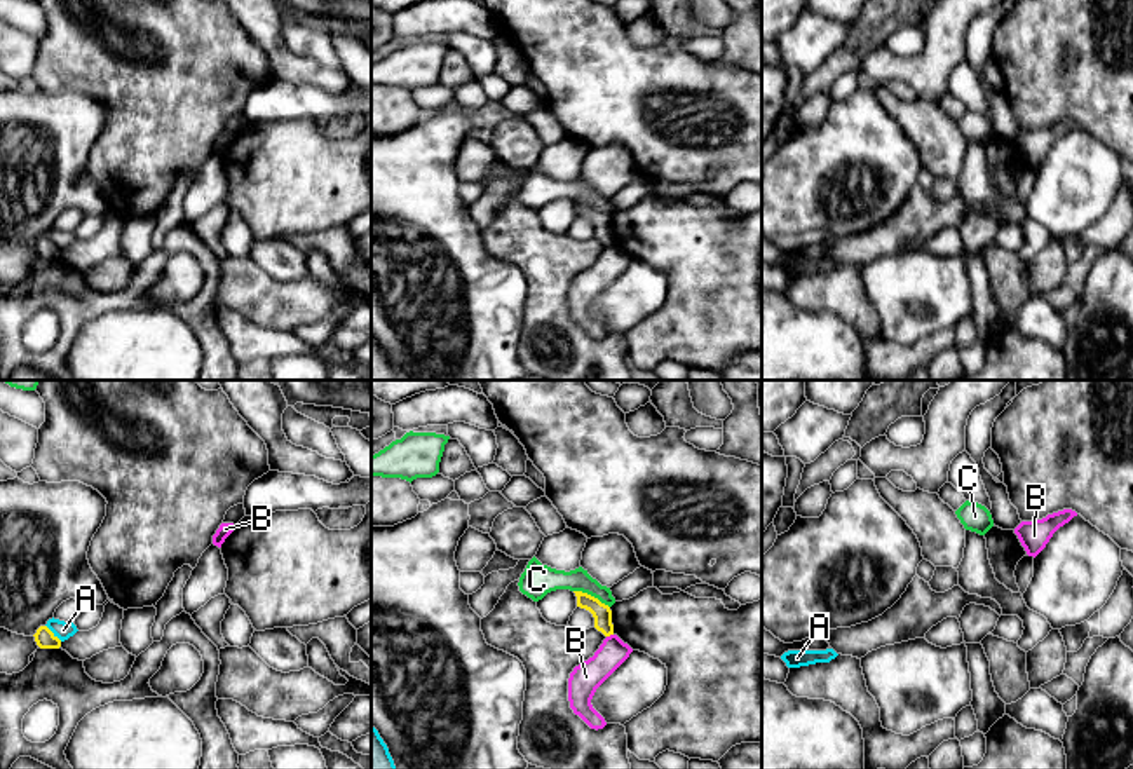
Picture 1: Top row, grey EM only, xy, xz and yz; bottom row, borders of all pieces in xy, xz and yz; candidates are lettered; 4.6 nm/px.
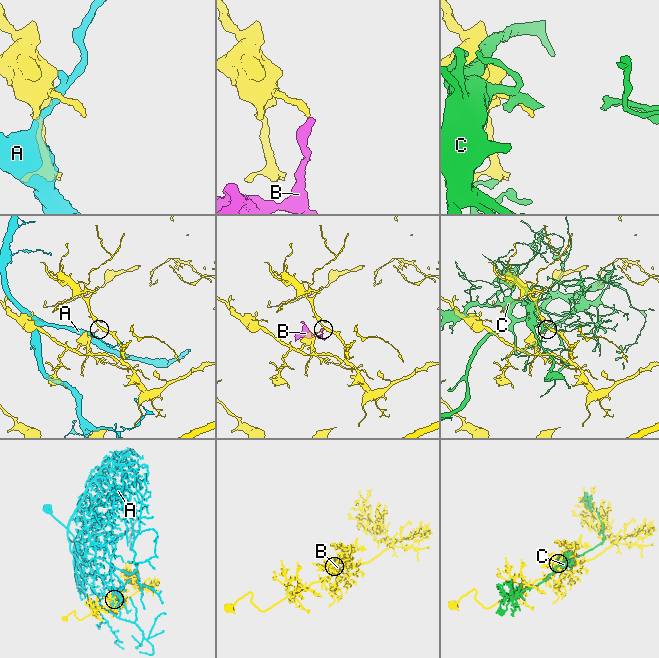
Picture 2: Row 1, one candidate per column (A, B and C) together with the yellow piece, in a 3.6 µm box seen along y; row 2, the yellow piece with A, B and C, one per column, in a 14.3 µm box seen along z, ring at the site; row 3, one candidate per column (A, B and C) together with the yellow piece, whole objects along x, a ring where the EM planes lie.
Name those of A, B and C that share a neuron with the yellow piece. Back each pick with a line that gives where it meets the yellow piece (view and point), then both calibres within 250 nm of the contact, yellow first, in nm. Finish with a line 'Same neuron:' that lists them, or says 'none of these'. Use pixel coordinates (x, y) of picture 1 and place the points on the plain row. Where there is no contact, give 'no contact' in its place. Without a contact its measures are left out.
Same neuron: none of these

